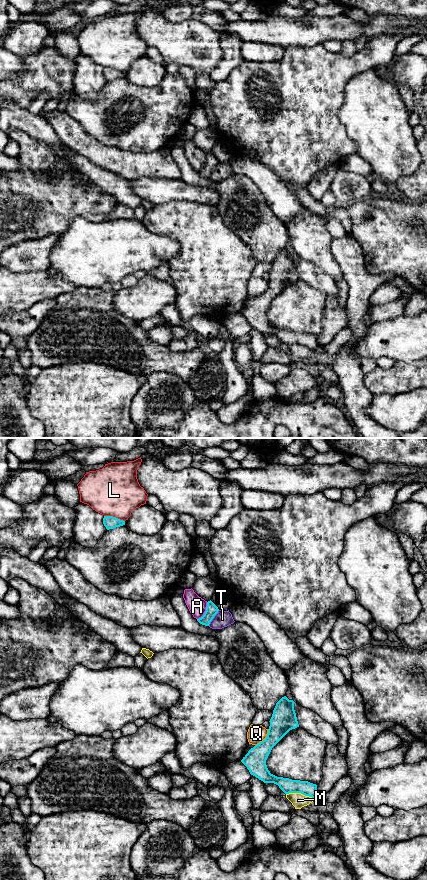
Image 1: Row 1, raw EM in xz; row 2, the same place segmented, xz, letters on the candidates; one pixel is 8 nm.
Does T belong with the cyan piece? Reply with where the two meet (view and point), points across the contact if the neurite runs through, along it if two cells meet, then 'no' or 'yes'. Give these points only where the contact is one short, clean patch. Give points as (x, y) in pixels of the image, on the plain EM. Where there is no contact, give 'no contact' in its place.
xz (213, 169) | across xz (211, 162), (213, 169), (222, 171) | yes

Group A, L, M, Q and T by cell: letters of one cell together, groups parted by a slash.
A / L / M / Q / T

